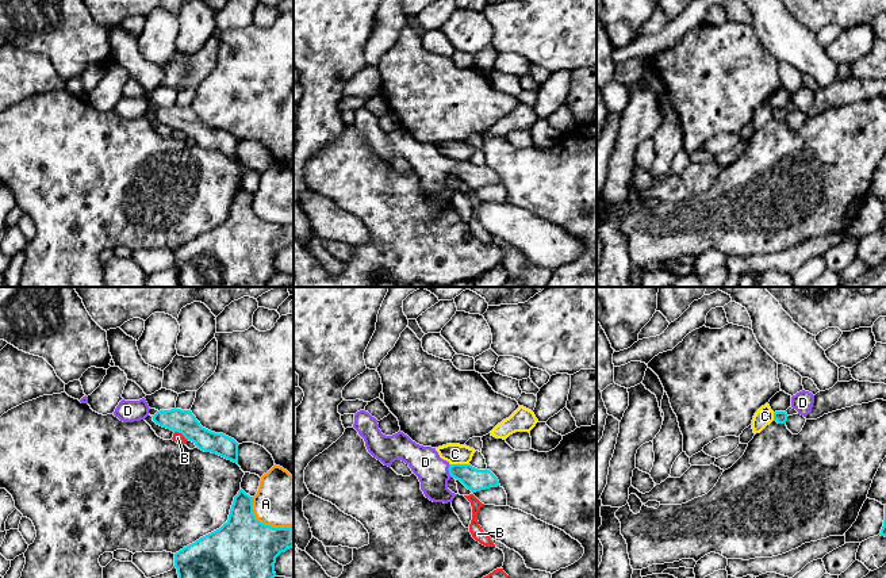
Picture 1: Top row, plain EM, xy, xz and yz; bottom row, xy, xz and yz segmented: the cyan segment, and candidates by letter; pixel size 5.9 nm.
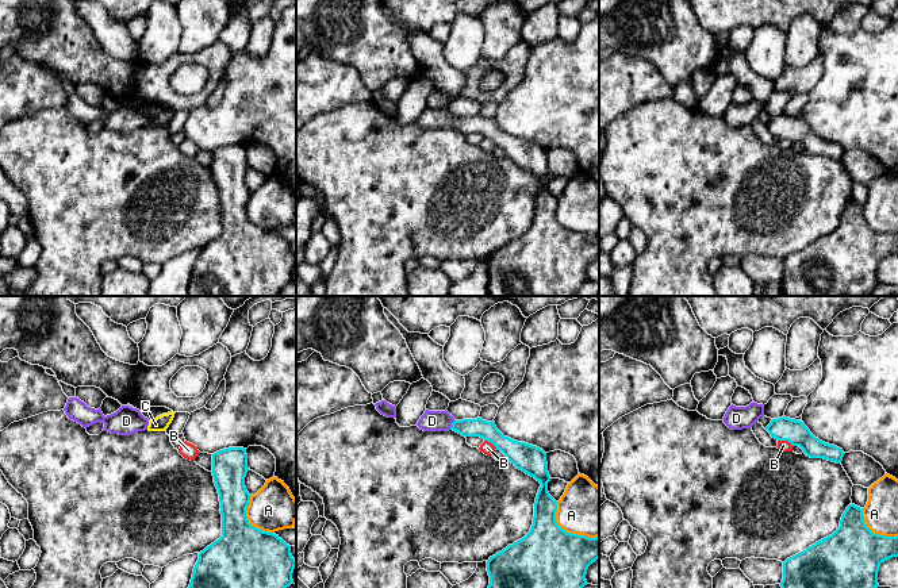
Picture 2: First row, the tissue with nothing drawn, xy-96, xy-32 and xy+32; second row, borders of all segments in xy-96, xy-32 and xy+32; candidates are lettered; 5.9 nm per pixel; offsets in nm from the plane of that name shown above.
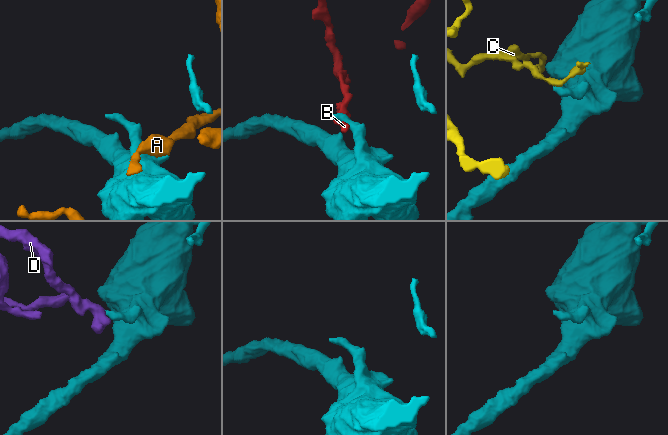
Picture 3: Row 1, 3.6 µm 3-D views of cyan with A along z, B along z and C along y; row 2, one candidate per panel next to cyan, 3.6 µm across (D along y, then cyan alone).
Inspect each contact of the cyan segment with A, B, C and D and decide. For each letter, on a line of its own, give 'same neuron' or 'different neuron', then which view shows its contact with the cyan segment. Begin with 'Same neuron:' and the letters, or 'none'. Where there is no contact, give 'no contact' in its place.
Same neuron: D
A: different neuron; meets cyan in xy
B: different neuron; meets cyan in xy
C: different neuron; meets cyan in xz
D: same neuron; meets cyan in xz

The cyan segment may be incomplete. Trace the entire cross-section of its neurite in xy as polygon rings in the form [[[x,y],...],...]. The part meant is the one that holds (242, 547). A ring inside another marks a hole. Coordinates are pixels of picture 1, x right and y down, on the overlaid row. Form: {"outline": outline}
{"outline": [[[242,489],[234,497],[229,520],[216,531],[174,554],[179,578],[275,578],[276,558],[294,547],[294,527],[275,528],[260,523],[253,513],[253,497]]]}

